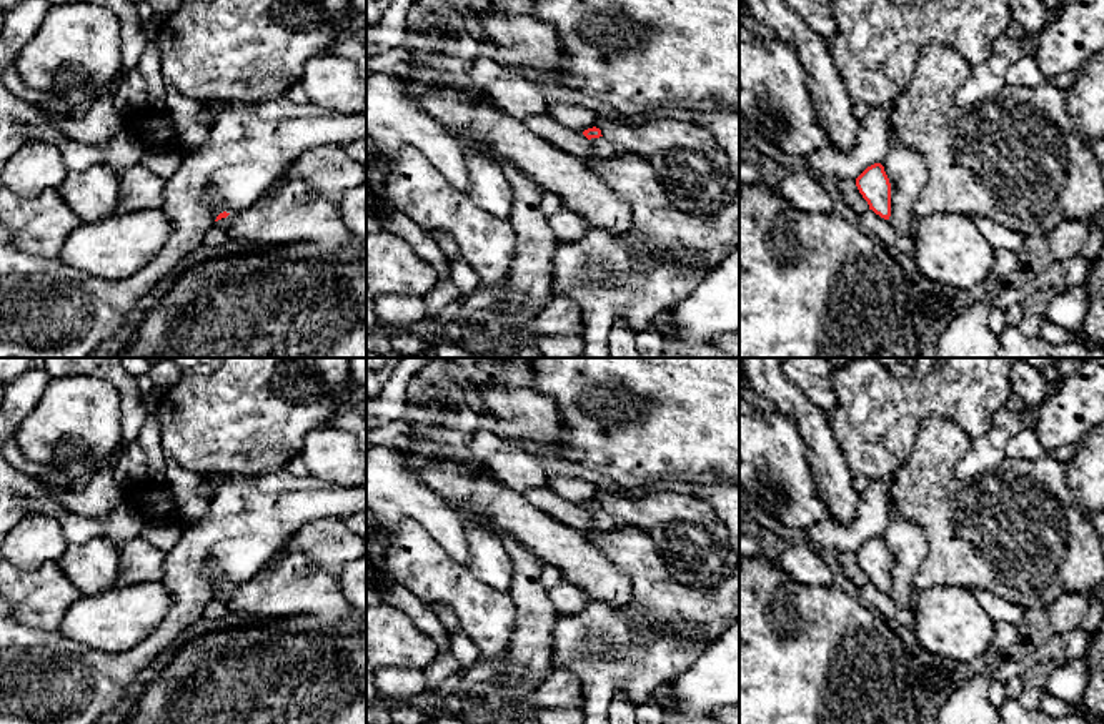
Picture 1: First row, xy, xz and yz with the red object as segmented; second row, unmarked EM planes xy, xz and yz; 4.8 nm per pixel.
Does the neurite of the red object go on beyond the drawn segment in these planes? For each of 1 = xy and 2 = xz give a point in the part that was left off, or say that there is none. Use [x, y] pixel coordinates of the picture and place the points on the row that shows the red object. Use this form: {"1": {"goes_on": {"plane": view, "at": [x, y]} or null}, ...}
{"1": {"goes_on": {"plane": "xy", "at": [223, 223]}}, "2": {"goes_on": {"plane": "xz", "at": [601, 150]}}}

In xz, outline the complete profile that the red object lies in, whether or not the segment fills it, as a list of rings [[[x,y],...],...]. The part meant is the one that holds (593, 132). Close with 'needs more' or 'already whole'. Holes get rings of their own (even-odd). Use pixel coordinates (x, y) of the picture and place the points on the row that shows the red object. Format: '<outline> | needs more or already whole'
[[[593,126],[583,131],[583,135],[591,141],[591,153],[588,161],[601,163],[616,158],[621,155],[621,150],[611,145],[603,135],[601,130]]] | needs more

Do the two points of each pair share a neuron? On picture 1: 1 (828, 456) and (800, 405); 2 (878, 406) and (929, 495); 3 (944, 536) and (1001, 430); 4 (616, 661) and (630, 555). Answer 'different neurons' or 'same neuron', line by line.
1: same neuron
2: different neurons
3: different neurons
4: same neuron

